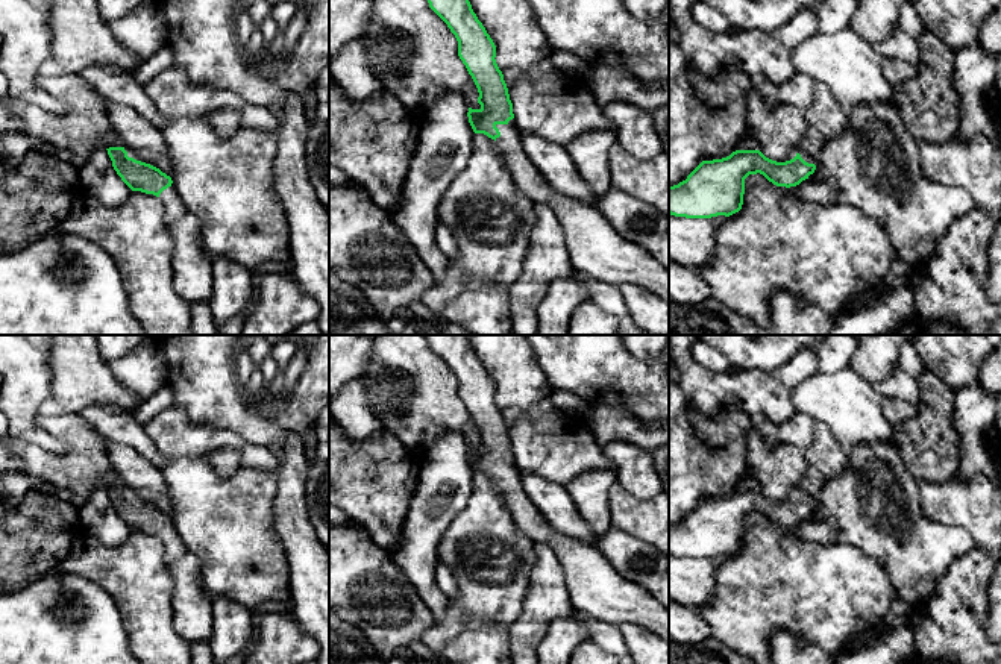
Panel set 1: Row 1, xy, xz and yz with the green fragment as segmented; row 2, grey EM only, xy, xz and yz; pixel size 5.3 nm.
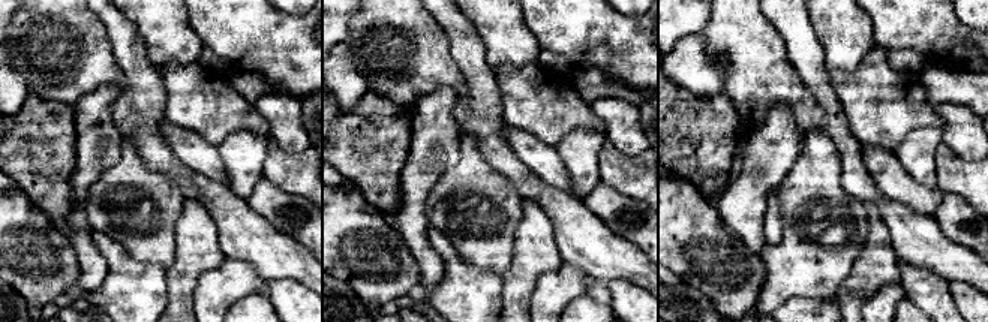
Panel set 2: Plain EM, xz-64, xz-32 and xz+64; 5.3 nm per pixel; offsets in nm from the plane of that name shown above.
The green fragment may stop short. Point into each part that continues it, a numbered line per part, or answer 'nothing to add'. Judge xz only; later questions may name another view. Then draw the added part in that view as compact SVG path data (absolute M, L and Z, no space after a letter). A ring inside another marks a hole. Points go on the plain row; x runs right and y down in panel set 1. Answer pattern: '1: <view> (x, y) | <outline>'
1: xz (595, 587) | M513 459L496 467L507 511L523 535L555 553L573 609L616 626L639 625L669 643L669 609L642 585L622 578L598 547L554 529L525 493Z

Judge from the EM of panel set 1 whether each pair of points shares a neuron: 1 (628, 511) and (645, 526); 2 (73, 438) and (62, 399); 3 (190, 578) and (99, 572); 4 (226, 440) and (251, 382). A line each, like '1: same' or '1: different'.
1: same
2: different
3: different
4: different

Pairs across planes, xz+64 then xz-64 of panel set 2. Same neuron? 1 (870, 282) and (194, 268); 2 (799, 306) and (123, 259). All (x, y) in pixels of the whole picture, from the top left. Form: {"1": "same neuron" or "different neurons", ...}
{"1": "same neuron", "2": "same neuron"}

